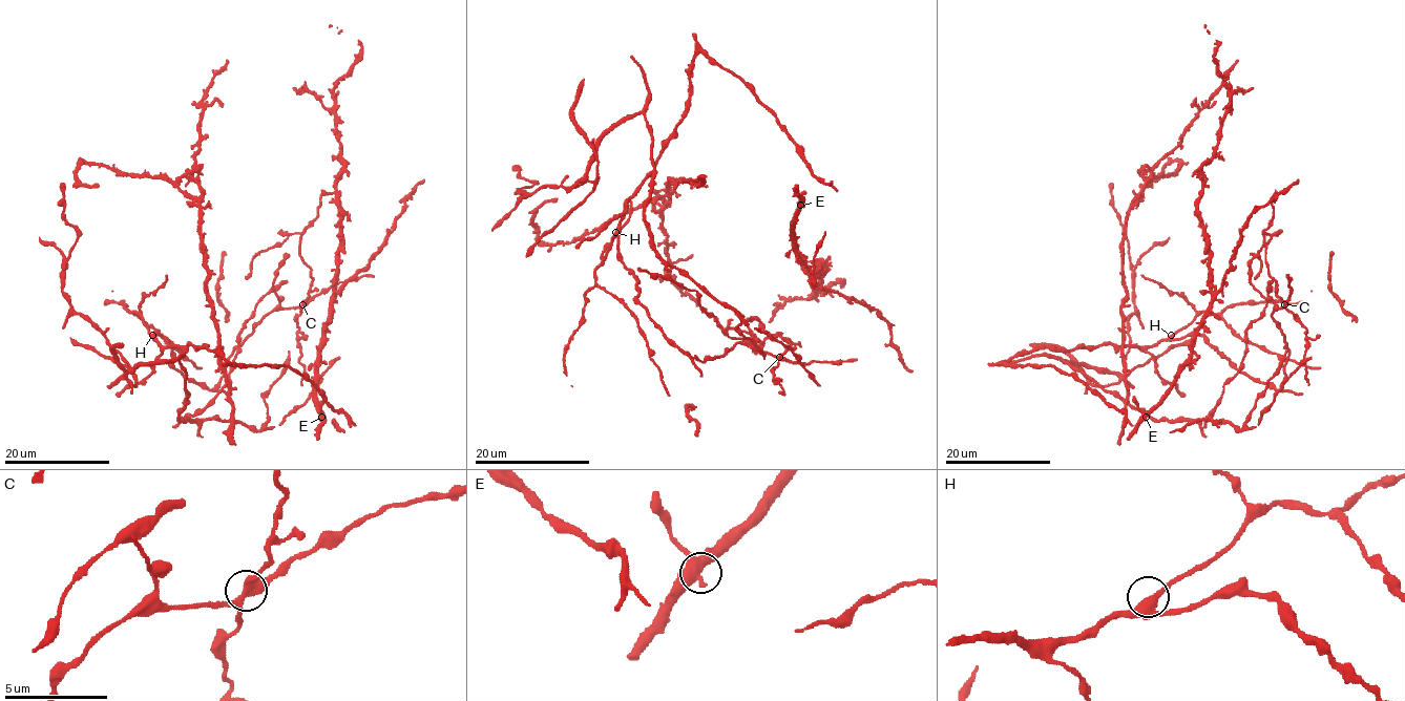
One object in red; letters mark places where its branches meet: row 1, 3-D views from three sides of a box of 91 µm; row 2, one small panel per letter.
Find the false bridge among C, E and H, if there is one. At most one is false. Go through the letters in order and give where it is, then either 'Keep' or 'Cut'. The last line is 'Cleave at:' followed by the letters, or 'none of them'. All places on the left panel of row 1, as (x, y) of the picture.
C: Place: (302, 304). Cut
E: Place: (321, 417). Keep
H: Place: (152, 335). Keep
Cleave at: C

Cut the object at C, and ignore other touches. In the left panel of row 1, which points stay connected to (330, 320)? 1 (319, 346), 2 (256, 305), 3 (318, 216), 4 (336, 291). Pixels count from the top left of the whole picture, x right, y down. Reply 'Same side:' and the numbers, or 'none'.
Same side: 1, 2, 4

